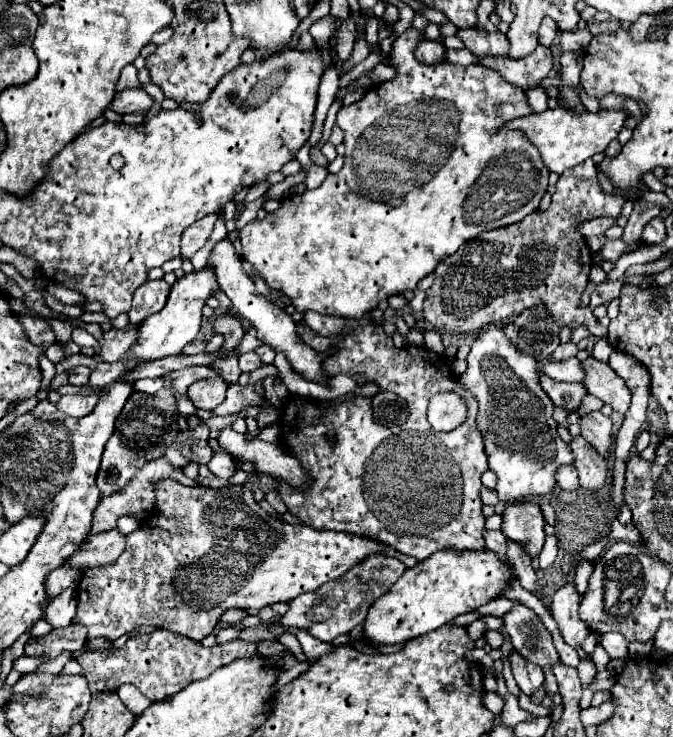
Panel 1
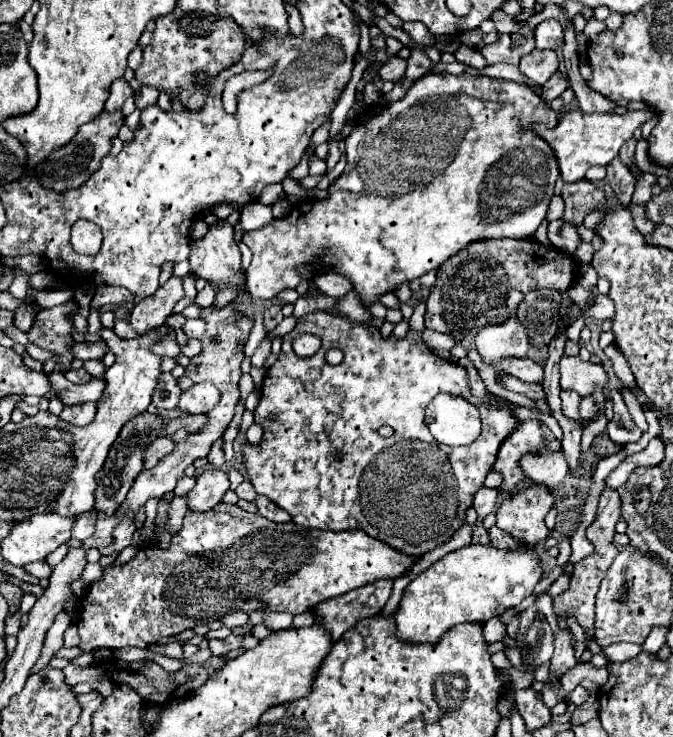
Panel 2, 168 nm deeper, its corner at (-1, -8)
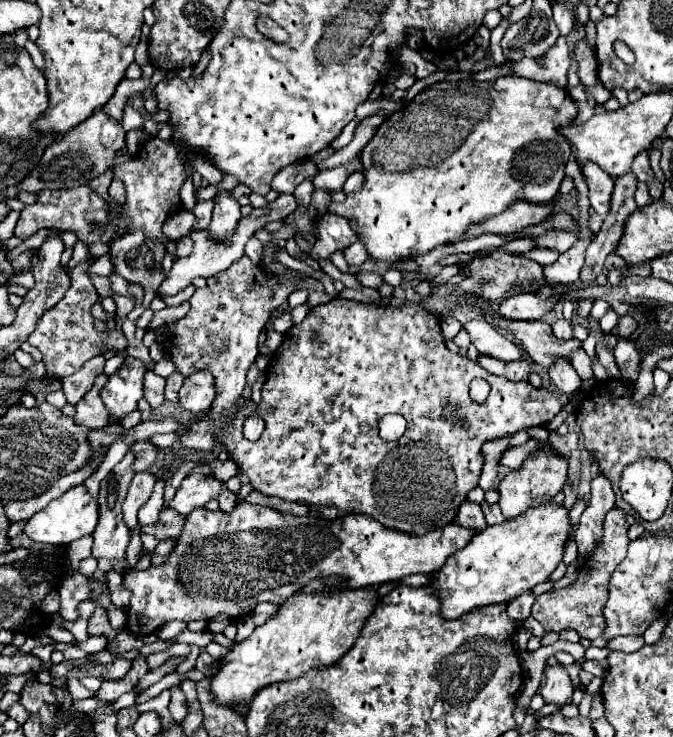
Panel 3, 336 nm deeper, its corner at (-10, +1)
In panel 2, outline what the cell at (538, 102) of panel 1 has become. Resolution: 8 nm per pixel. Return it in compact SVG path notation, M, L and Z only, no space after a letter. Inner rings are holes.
M557 72L555 76L551 76L551 80L547 80L547 84L541 86L541 98L543 98L543 102L549 104L549 102L555 100L565 88L567 88L567 80Z

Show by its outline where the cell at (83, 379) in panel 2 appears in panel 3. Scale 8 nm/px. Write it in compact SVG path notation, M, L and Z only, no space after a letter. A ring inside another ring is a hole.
M104 357L90 359L88 363L84 363L84 367L80 371L76 371L74 375L62 379L62 385L64 385L62 391L64 391L66 399L68 399L68 403L76 405L78 399L92 389L94 379L104 371L104 363L106 363Z

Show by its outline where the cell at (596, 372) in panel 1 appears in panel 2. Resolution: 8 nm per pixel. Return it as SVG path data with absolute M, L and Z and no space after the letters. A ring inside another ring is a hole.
M563 356L561 360L561 388L563 390L575 390L579 396L593 396L595 388L603 390L605 396L609 396L609 376L601 364L593 362L581 362L579 356L569 358Z

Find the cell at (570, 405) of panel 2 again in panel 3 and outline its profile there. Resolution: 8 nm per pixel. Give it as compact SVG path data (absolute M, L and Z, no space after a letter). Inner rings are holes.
M556 357L554 363L548 367L548 375L556 385L556 389L566 395L574 395L580 389L582 379L578 377L578 373L574 371L574 367L566 357Z

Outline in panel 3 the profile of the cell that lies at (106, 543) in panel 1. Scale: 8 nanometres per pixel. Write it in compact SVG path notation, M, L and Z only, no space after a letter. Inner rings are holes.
M144 471L144 473L136 473L130 481L128 487L128 495L126 501L122 505L122 513L124 513L124 521L128 523L130 529L134 529L138 525L138 509L148 501L148 497L152 495L152 487L156 483L156 475L152 471Z

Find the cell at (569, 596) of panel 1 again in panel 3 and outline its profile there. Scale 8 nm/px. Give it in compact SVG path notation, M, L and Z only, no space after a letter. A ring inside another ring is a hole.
M546 665L546 685L540 689L540 695L544 703L556 703L564 705L568 697L572 697L572 681L570 675L562 667Z

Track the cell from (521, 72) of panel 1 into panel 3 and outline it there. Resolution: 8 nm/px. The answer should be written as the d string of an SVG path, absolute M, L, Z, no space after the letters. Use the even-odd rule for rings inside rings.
M558 37L556 45L548 49L548 53L540 59L520 59L514 63L514 75L534 81L554 83L558 87L566 87L566 75L570 67L570 49L566 45L566 37Z

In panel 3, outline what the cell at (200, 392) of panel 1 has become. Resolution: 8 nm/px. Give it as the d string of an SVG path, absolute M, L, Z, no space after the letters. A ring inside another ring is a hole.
M196 371L184 379L178 401L184 409L188 409L192 413L204 413L210 409L214 397L216 397L216 389L214 389L212 373Z

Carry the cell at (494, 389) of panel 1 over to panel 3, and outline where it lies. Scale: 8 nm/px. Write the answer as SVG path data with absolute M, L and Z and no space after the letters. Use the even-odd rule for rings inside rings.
M518 293L516 297L508 297L500 303L500 315L510 320L538 320L542 319L554 308L548 300L541 300L532 293Z

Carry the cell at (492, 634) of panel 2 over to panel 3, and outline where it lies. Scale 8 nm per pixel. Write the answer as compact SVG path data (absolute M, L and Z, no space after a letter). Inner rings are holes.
M526 591L526 593L518 595L516 599L512 599L508 603L508 617L522 623L524 619L530 617L530 609L532 609L534 601L536 601L536 595L532 591Z

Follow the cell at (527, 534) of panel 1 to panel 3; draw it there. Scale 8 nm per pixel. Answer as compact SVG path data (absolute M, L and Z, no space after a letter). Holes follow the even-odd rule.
M540 445L536 451L528 455L528 459L522 463L520 469L510 471L498 485L500 493L500 509L506 519L514 519L520 513L524 513L530 507L538 507L540 503L550 501L558 491L562 491L562 485L566 481L566 471L568 471L568 461L556 453L548 445Z

